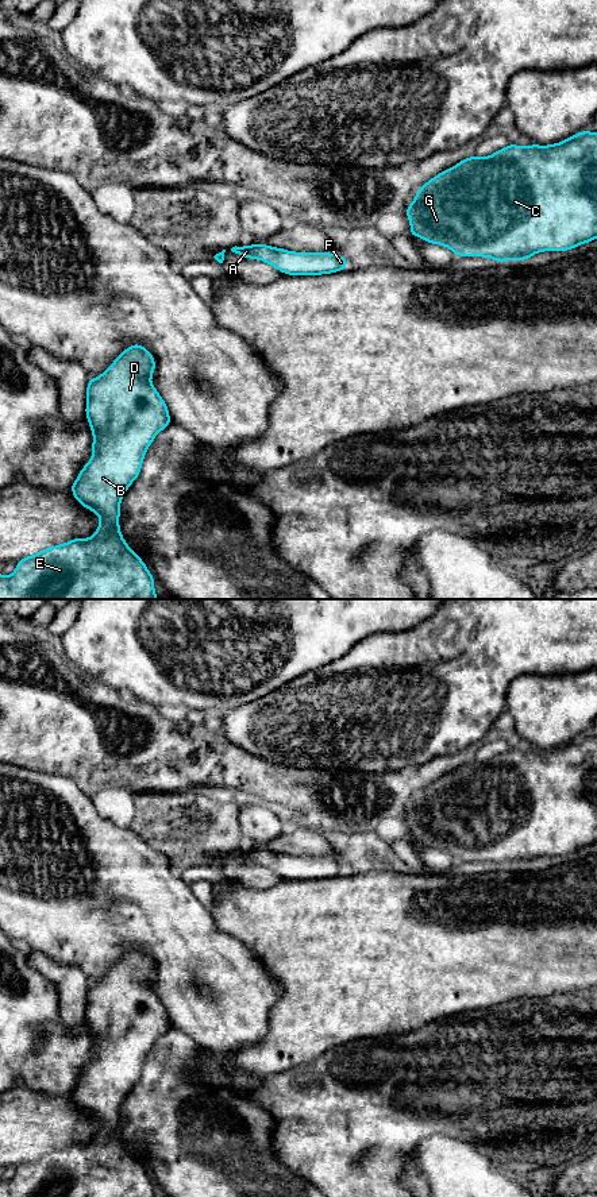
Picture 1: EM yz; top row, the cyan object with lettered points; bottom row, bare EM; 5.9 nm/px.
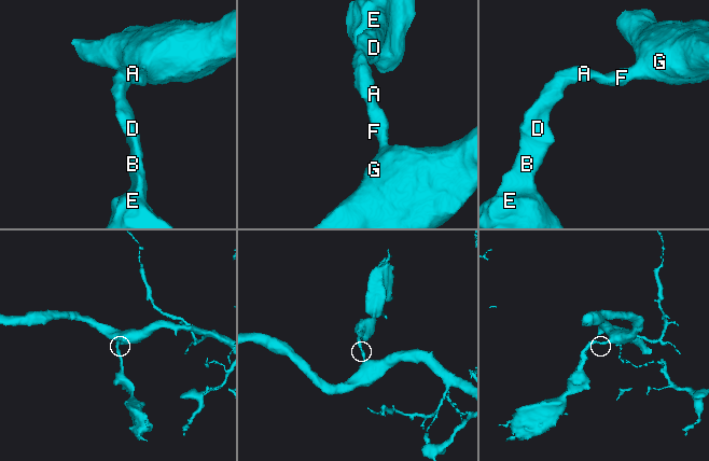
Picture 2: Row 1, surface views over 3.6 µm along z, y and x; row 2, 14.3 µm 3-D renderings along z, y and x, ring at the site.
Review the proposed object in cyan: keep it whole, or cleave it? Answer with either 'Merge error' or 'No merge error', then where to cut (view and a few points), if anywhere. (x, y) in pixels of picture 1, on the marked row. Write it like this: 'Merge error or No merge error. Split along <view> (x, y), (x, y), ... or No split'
No merge error. No split

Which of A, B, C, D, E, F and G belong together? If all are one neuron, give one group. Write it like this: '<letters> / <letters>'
A B C D E F G

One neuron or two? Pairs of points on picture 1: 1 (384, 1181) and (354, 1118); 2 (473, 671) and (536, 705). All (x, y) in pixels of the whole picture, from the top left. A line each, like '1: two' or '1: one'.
1: one
2: two

